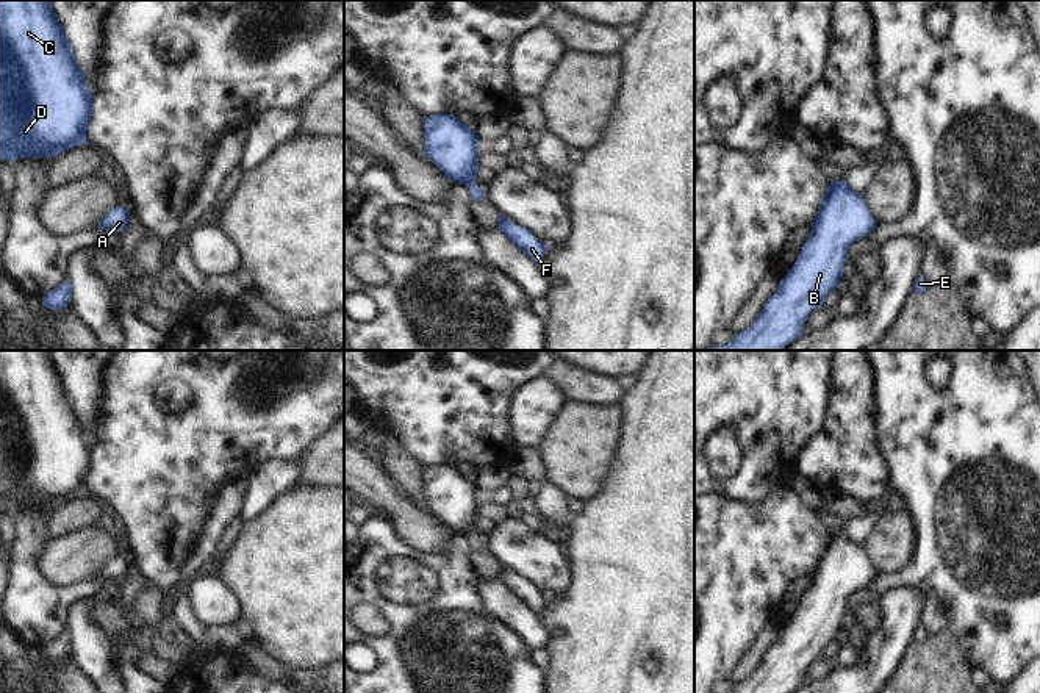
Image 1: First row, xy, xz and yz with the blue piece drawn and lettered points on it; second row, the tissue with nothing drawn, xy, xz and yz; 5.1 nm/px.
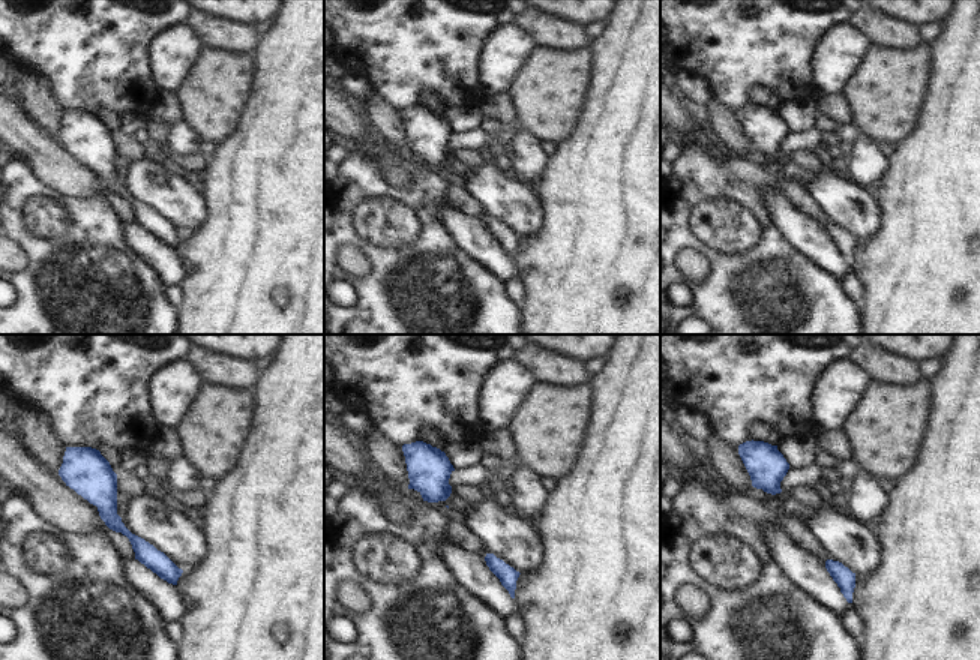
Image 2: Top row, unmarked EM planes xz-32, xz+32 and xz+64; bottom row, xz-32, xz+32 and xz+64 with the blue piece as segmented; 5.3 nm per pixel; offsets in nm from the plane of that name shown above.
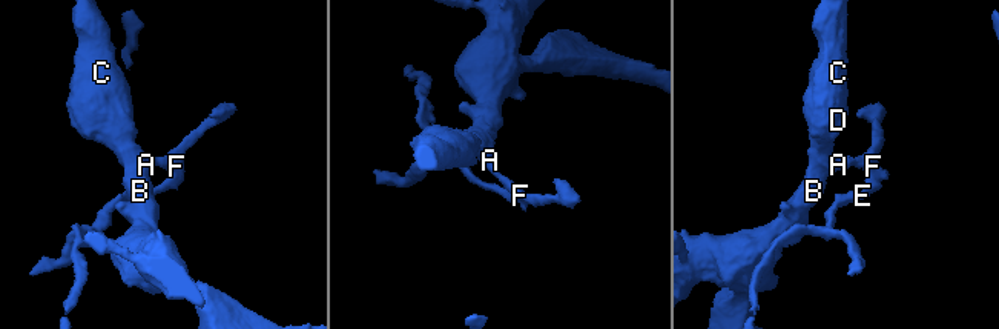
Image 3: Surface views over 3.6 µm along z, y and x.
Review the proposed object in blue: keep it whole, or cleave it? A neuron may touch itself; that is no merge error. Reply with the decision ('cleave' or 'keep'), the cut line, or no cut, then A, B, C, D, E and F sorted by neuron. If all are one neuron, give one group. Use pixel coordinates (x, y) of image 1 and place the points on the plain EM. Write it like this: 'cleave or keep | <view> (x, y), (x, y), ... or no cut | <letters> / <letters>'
keep | no cut | A B C D E F

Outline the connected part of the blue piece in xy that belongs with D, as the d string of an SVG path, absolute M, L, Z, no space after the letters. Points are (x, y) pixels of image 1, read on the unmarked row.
M0 350L0 510L50 510L88 494L92 446L52 350Z

